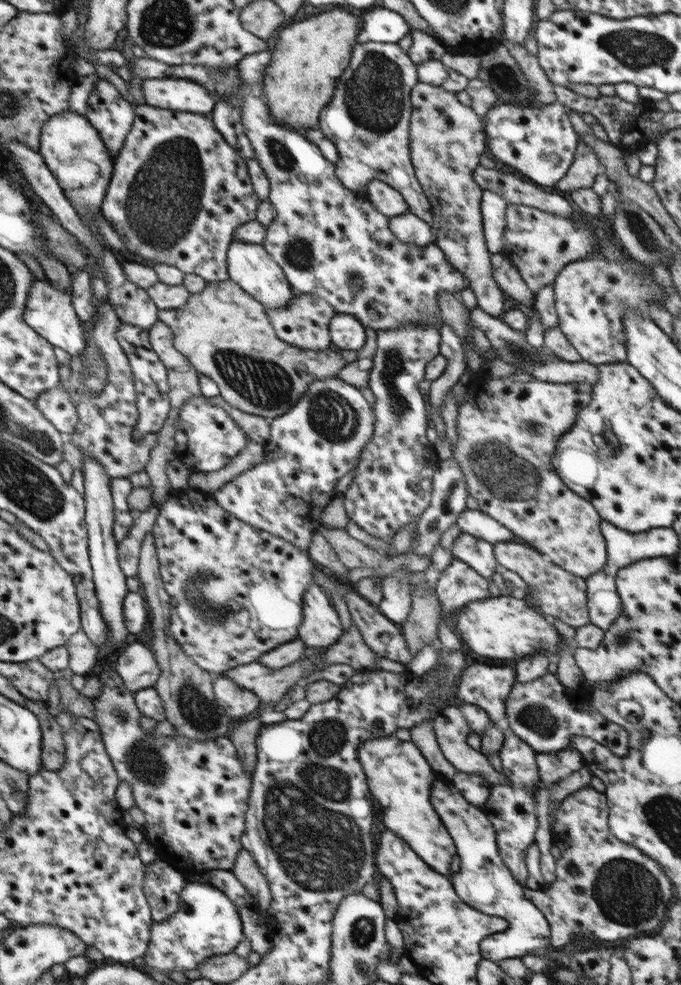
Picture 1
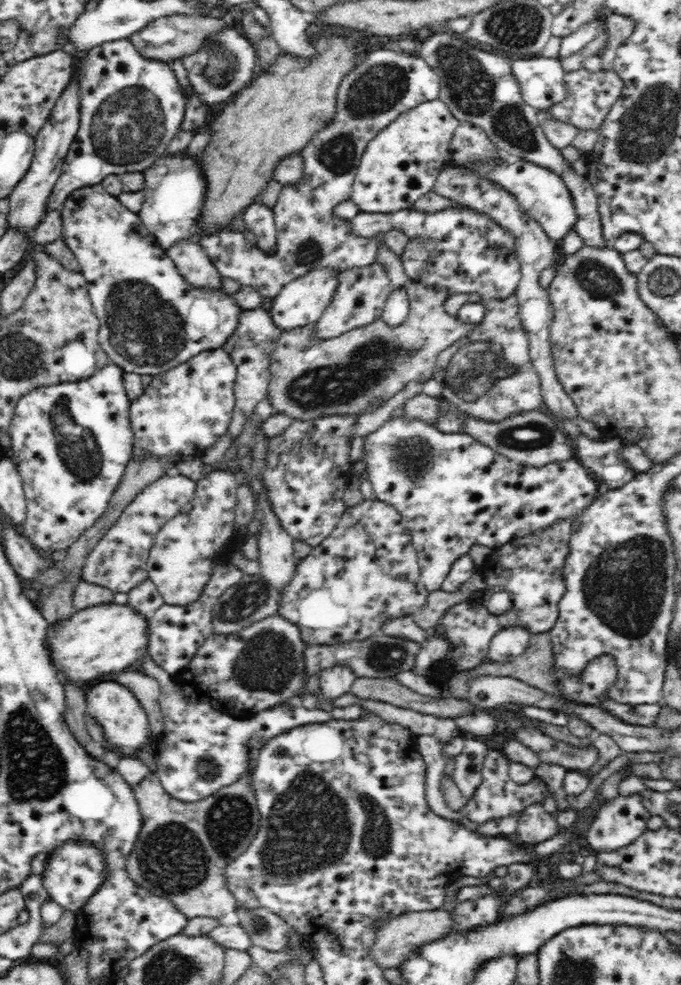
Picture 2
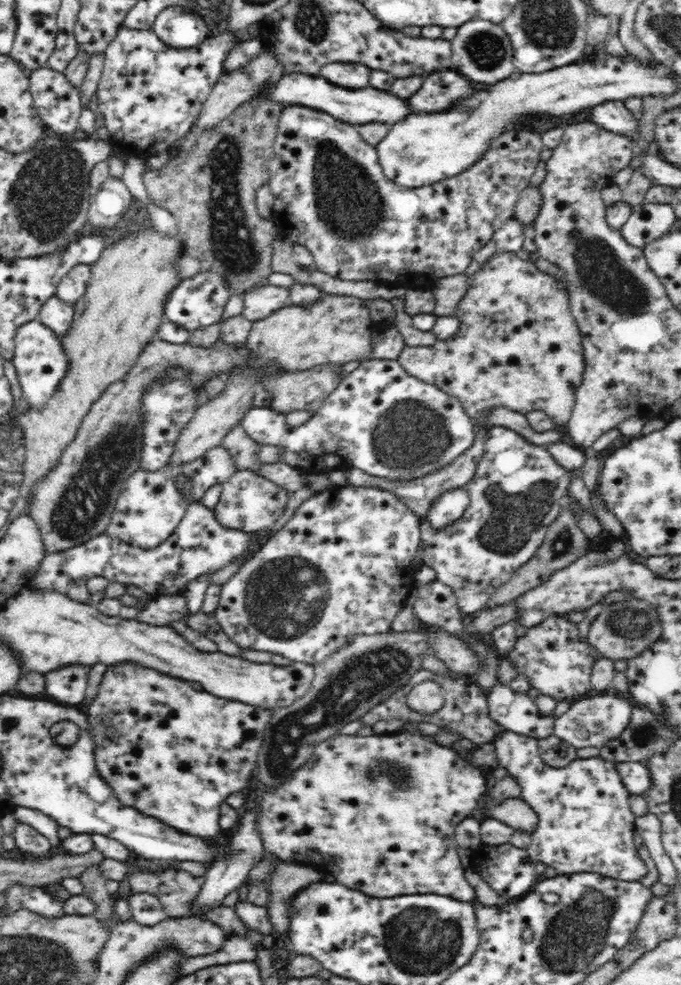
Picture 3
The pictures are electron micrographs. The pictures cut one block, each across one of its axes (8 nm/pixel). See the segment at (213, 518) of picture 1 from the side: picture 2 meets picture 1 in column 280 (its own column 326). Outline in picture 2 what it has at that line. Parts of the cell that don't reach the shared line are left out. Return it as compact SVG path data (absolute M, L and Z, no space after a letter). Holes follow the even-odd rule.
M377 499L364 500L354 507L347 508L332 534L327 536L319 546L312 547L311 554L307 558L304 558L302 561L298 560L296 572L294 572L292 580L286 582L286 588L278 596L278 614L300 630L300 636L306 645L333 645L336 643L350 642L351 640L364 640L369 636L380 634L382 624L386 624L386 620L412 615L416 610L422 609L424 604L426 604L428 594L428 589L421 581L417 553L412 545L410 533L408 533L408 529L403 524L403 519L399 513L391 504L381 502Z

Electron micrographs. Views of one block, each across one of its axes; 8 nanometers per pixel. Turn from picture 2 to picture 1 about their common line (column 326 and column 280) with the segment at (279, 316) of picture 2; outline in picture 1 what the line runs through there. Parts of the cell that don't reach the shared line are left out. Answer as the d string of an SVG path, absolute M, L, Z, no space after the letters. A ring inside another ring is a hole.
M232 241L228 250L228 271L230 281L240 285L268 309L286 306L295 295L284 271L261 244Z

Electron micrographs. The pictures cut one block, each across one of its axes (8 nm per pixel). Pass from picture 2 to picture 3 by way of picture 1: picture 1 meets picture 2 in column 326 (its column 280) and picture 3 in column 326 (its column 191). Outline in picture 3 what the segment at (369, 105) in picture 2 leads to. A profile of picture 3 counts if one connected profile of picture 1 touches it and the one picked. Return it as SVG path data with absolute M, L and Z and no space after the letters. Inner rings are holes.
M333 63L326 64L318 76L328 80L331 84L357 89L370 87L369 73L371 71L366 65L359 63Z

